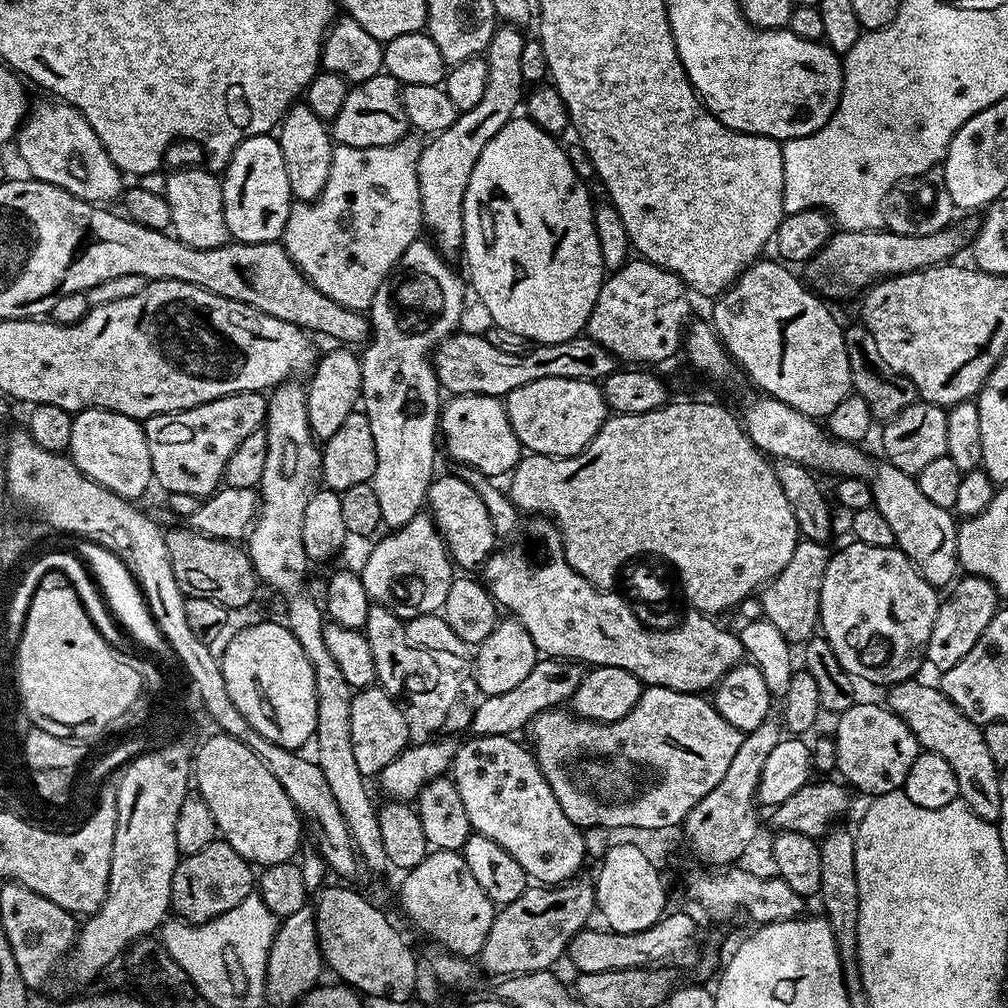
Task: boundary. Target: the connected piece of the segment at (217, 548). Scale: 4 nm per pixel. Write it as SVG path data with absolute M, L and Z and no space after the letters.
M186 526L167 529L164 536L174 576L187 597L204 596L229 610L244 608L251 602L258 589L258 581L252 561L243 547L233 541L204 536Z

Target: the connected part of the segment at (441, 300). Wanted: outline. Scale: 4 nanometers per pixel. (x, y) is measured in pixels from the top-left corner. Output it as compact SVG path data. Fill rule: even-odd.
M417 238L403 252L398 267L380 284L368 309L370 339L363 349L360 362L360 399L362 411L370 422L370 434L374 434L376 465L370 483L374 486L374 494L378 494L383 527L388 530L406 526L406 522L410 522L410 518L417 516L425 507L428 488L437 471L436 448L438 452L442 389L440 379L432 368L431 355L445 338L461 327L464 288L466 292L463 277L450 270L447 264L447 259L436 251L434 244L427 239Z

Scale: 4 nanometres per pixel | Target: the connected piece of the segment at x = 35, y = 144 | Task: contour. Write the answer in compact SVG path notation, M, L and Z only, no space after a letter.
M44 98L41 104L33 103L30 111L20 126L20 131L14 137L14 145L22 154L23 161L30 166L31 179L50 182L59 188L66 190L83 201L95 204L110 204L110 201L121 197L124 189L123 173L106 153L101 139L95 134L94 128L77 108L64 101L52 98Z

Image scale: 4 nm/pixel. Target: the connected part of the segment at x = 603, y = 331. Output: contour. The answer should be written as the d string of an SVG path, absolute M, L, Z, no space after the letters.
M632 258L629 259L623 267L615 269L610 275L607 275L604 280L604 284L601 286L598 294L598 302L595 303L595 308L592 311L591 318L588 319L587 326L585 328L586 334L591 337L592 340L598 342L602 347L607 349L614 357L619 361L624 362L624 360L630 360L629 363L638 365L638 366L652 366L654 362L662 362L670 357L672 357L676 352L679 353L683 343L684 329L686 323L684 322L688 318L690 312L690 300L688 298L688 288L687 285L684 285L683 282L678 279L670 271L666 271L665 268L658 267L658 265L649 262L643 258Z

